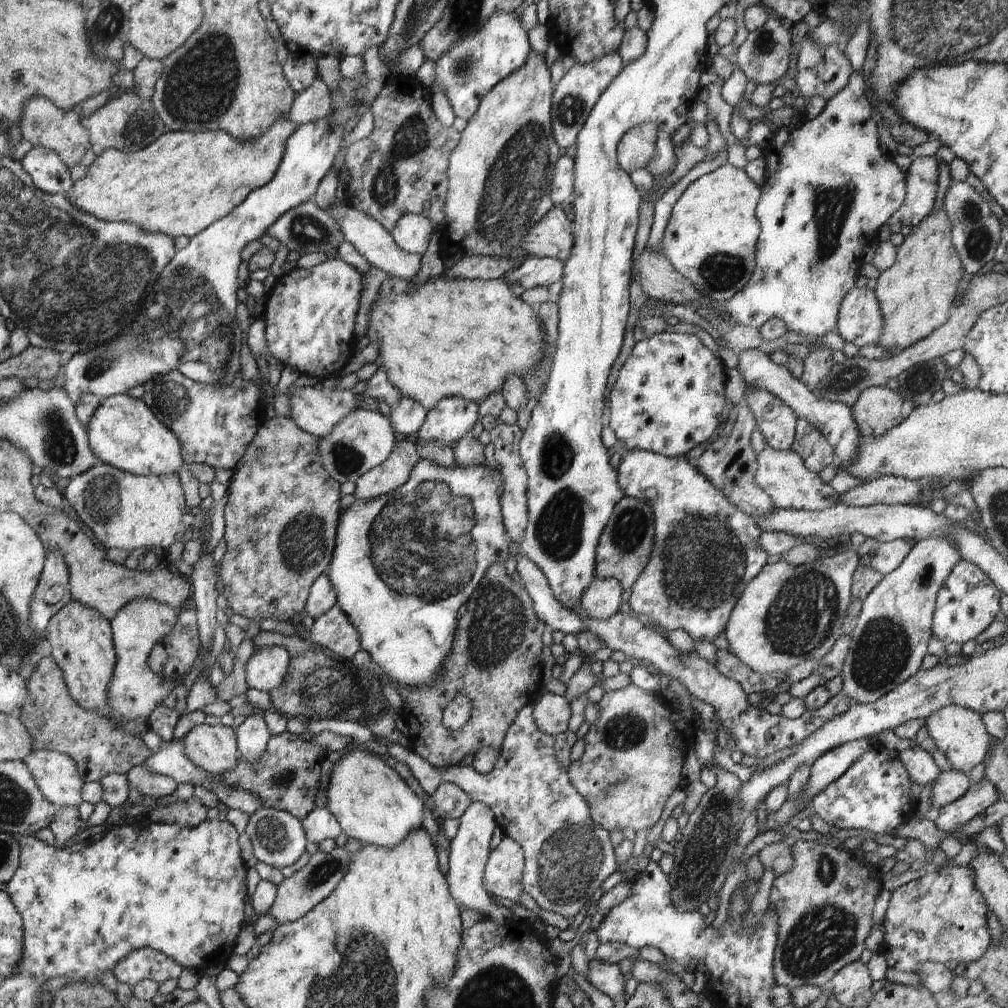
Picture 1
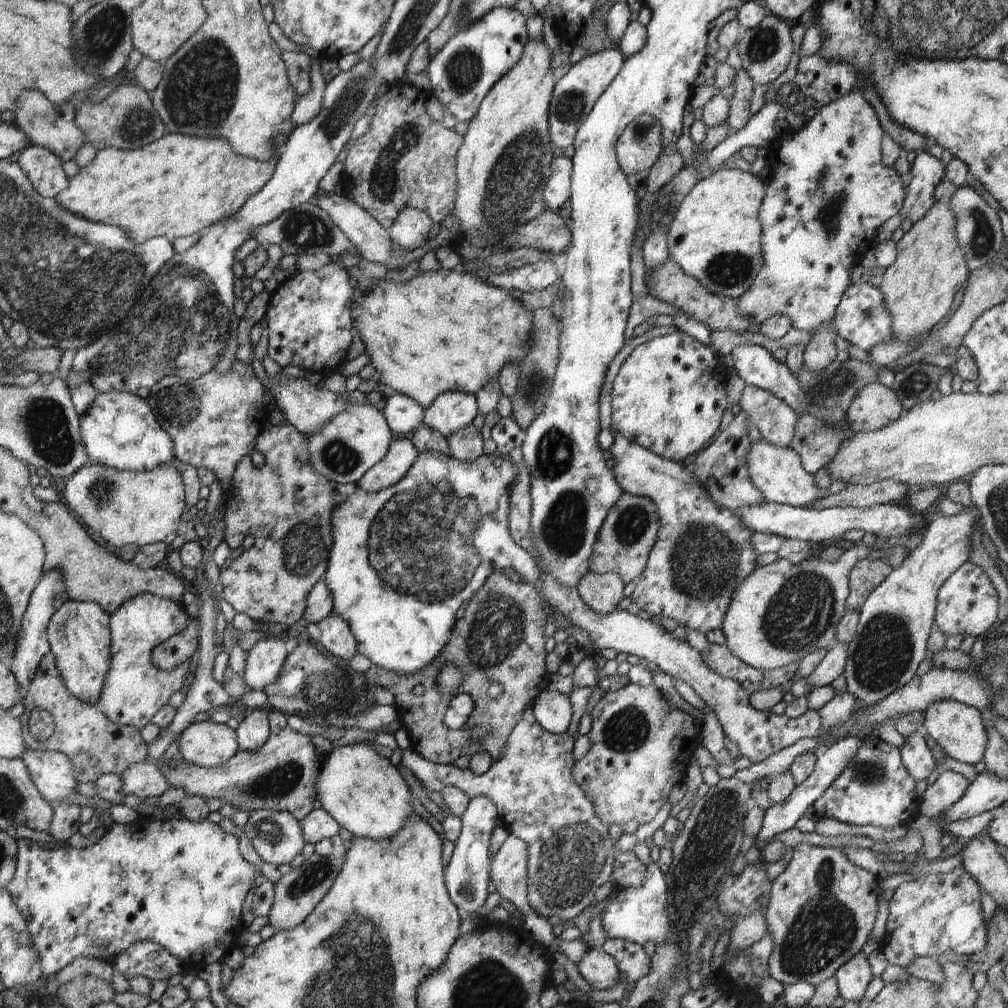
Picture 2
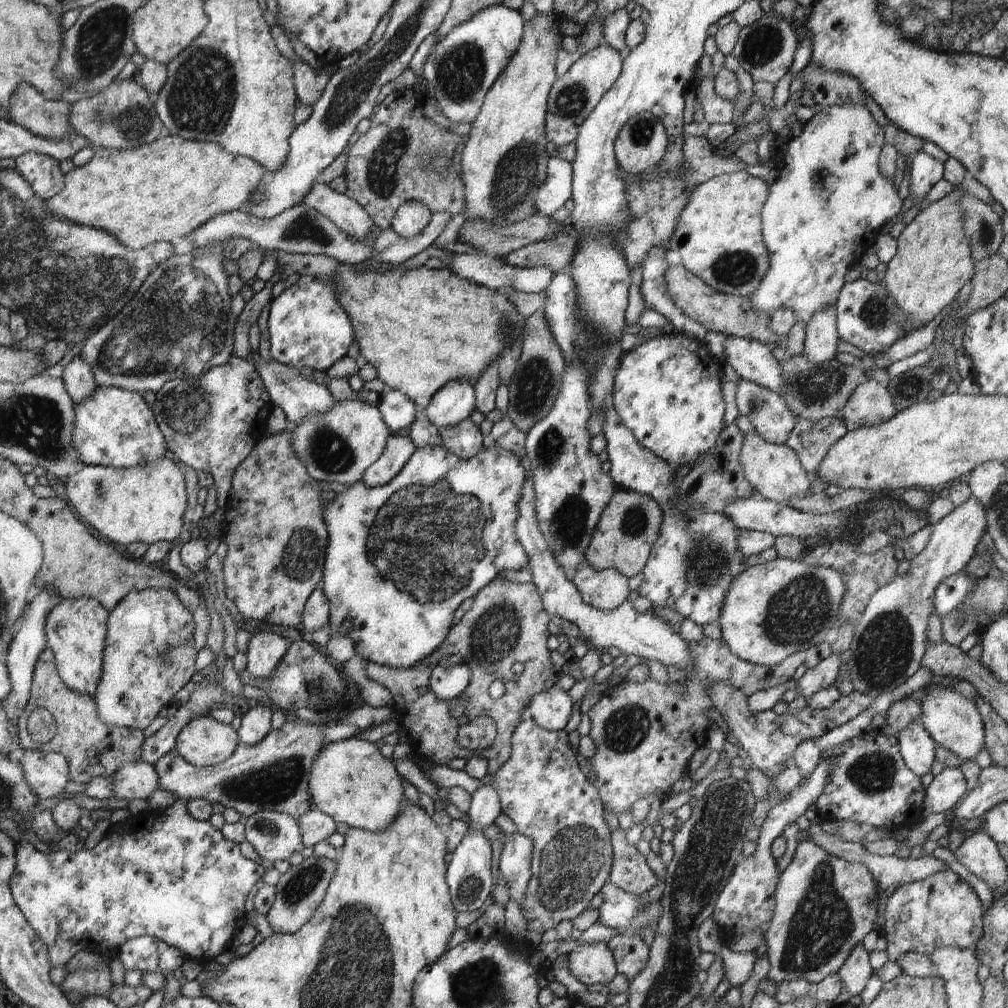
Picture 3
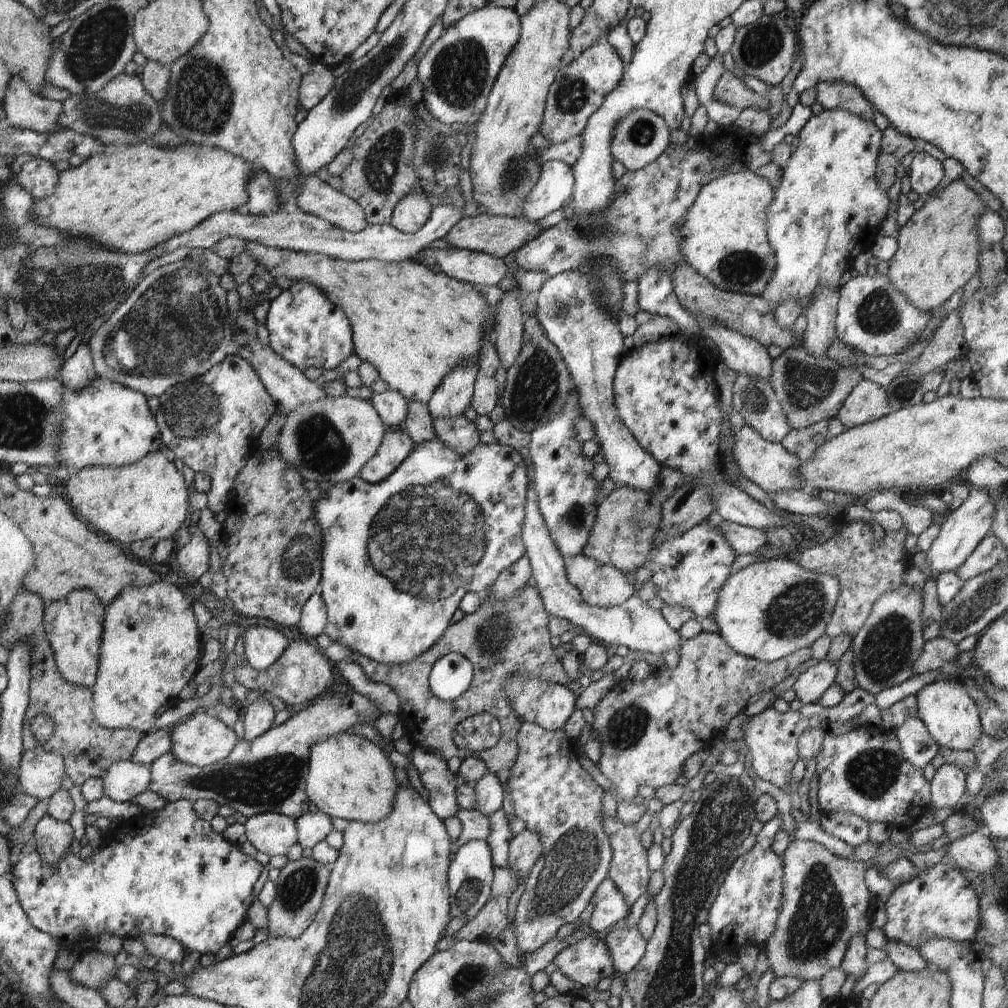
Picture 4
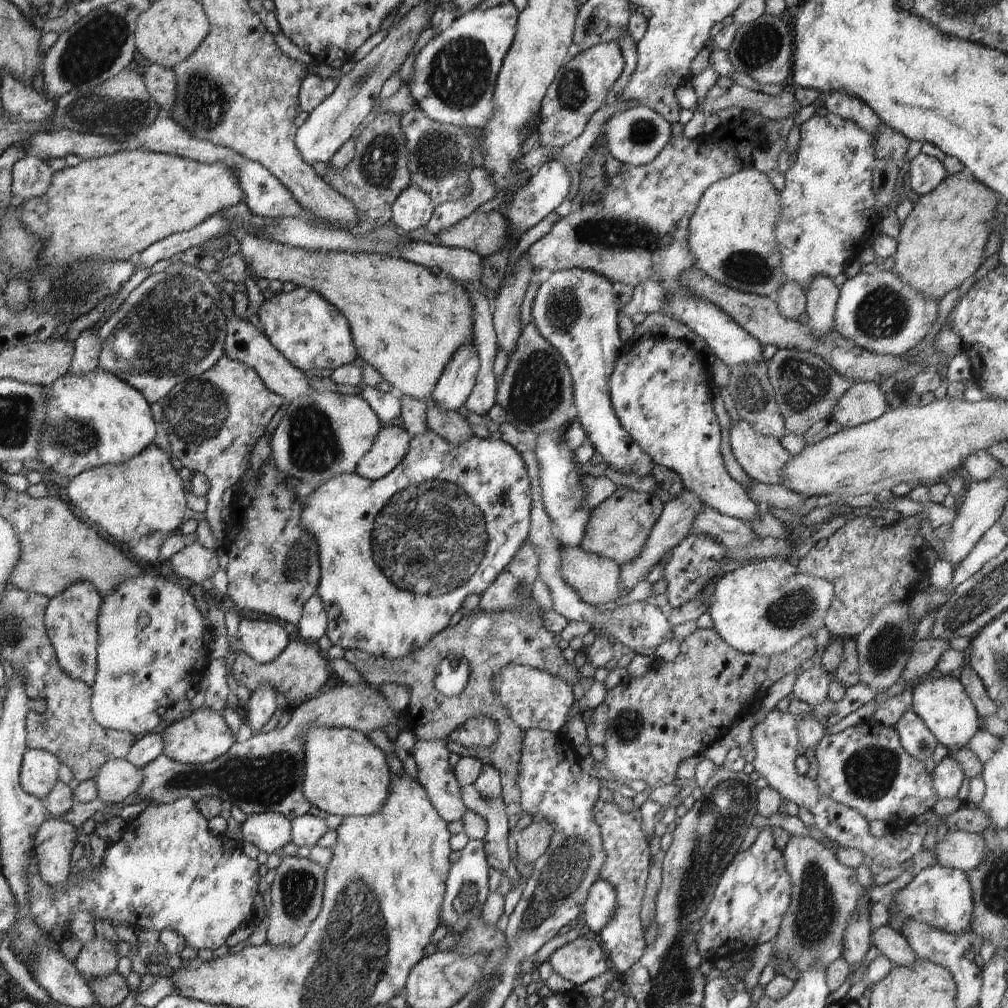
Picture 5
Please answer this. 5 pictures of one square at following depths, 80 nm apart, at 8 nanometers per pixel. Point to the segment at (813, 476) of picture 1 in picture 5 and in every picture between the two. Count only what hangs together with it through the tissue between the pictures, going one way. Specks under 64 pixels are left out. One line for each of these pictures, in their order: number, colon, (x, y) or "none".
2: (777, 473)
3: (774, 471)
4: (768, 464)
5: (762, 458)

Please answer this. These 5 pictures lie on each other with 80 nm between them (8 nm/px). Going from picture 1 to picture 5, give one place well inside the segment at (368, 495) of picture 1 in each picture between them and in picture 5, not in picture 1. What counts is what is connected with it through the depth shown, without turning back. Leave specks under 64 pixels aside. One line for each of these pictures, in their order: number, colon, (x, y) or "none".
2: (401, 453)
3: (399, 447)
4: (396, 445)
5: (391, 444)

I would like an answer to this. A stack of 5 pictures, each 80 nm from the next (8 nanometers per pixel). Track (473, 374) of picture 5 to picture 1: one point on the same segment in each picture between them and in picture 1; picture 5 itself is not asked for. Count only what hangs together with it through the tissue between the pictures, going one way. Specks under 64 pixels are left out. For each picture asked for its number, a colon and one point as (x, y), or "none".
1: (453, 417)
2: (450, 411)
3: (454, 402)
4: (454, 394)

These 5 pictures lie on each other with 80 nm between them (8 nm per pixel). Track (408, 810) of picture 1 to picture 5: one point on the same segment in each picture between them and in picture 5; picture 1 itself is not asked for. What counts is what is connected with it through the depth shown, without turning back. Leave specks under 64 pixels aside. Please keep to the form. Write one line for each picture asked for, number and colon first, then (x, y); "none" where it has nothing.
2: (364, 792)
3: (350, 780)
4: (349, 777)
5: (346, 773)

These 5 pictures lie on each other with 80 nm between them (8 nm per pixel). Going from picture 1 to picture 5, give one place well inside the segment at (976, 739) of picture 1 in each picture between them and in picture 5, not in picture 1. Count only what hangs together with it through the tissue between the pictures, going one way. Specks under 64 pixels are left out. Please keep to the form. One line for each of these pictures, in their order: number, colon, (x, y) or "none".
2: (959, 729)
3: (952, 720)
4: (952, 718)
5: (941, 702)

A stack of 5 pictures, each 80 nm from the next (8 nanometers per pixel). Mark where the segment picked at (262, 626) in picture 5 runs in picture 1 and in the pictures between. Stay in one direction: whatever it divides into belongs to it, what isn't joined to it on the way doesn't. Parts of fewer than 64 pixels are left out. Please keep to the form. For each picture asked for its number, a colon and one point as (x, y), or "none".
1: (266, 668)
2: (265, 660)
3: (265, 649)
4: (263, 645)

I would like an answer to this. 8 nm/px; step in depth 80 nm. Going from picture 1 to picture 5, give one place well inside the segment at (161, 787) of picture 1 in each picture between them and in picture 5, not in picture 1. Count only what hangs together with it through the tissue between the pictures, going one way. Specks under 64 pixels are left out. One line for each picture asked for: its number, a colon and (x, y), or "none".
2: (144, 779)
3: (138, 779)
4: (123, 780)
5: (116, 779)

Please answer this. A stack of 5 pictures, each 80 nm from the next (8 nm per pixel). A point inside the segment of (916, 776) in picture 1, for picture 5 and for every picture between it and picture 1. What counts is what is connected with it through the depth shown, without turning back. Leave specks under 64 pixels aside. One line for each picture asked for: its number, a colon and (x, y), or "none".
2: (916, 755)
3: (917, 747)
4: (918, 746)
5: (914, 736)

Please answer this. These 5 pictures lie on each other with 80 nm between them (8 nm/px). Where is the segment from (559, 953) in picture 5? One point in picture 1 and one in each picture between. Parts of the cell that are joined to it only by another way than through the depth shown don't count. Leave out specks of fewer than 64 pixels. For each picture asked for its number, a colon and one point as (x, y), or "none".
1: (608, 978)
2: (599, 969)
3: (591, 964)
4: (586, 962)

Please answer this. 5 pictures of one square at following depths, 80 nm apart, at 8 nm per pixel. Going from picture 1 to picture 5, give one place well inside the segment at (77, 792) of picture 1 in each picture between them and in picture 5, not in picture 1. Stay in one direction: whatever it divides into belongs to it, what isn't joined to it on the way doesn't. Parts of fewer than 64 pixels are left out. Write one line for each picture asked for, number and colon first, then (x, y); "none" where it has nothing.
2: (52, 772)
3: (47, 774)
4: (41, 772)
5: (39, 770)

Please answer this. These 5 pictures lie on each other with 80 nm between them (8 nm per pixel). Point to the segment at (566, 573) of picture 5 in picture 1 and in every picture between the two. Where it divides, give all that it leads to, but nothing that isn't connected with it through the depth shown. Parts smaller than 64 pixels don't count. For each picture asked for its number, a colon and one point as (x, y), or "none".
1: (601, 599)
2: (602, 593)
3: (607, 589)
4: (602, 585)

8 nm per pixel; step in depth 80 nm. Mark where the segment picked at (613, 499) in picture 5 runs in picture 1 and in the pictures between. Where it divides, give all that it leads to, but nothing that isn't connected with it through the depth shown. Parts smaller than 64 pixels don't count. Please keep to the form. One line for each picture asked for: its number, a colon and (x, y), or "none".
1: (625, 545)
2: (628, 533)
3: (630, 523)
4: (622, 534)

